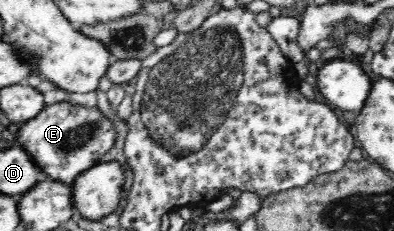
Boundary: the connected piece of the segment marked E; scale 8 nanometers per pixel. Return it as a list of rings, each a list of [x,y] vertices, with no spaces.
[[[63,100],[46,106],[33,120],[25,122],[16,132],[16,140],[43,167],[47,179],[73,183],[82,172],[93,168],[101,161],[101,156],[113,148],[117,132],[115,123],[97,106],[87,108],[83,104]]]

